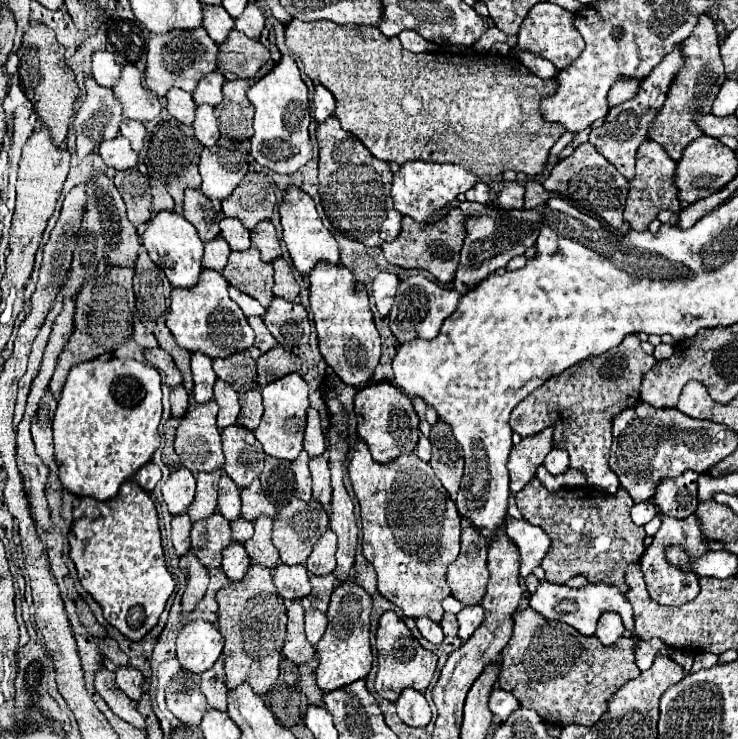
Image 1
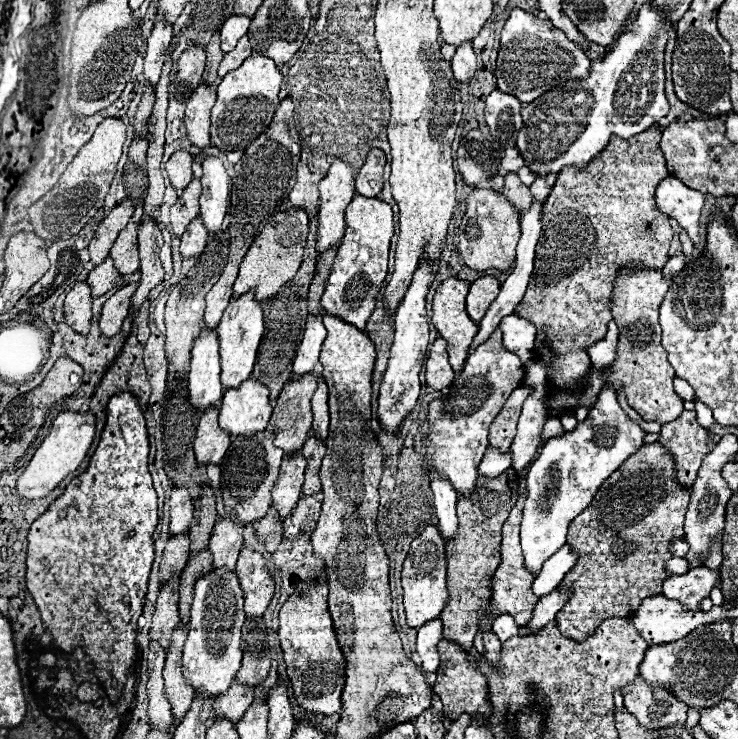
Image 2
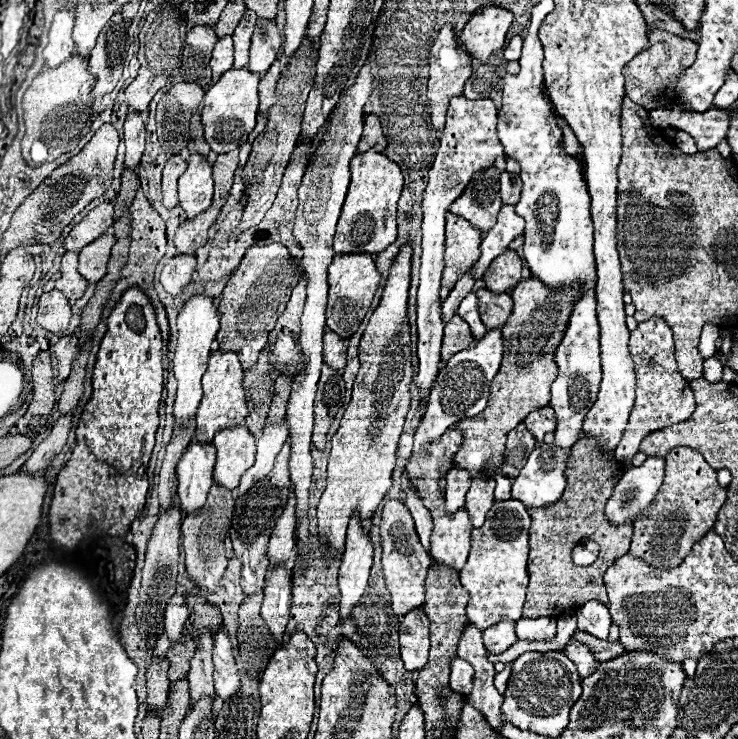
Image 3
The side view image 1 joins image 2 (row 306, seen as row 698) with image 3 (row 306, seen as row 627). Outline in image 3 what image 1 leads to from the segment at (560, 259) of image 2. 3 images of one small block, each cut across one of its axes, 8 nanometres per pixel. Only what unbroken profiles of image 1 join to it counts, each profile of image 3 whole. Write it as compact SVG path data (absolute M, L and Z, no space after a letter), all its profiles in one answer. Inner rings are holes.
M532 276L522 280L512 290L514 310L508 322L502 326L502 366L492 380L488 406L478 416L460 420L456 424L464 440L452 460L456 468L468 470L470 478L482 474L488 464L500 468L504 462L504 444L508 432L516 428L516 424L520 424L532 410L548 406L550 384L556 380L556 364L552 362L552 354L556 352L556 344L560 344L560 336L564 336L568 308L572 308L572 300L576 300L576 296L578 288L568 292L550 292Z

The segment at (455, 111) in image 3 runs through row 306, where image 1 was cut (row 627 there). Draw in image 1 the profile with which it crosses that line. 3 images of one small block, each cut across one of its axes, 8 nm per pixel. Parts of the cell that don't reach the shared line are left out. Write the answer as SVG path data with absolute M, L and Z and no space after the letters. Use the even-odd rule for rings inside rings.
M418 618L418 620L416 620L416 626L418 626L418 630L422 632L422 636L424 636L426 640L430 640L432 644L440 644L440 642L444 640L442 628L440 628L436 622L432 622L430 618Z

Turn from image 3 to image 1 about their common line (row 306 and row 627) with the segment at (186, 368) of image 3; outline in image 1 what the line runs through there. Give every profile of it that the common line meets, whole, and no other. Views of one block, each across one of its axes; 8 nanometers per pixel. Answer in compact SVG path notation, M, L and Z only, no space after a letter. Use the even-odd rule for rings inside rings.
M206 620L188 622L176 638L176 658L190 672L206 672L222 654L224 638Z

